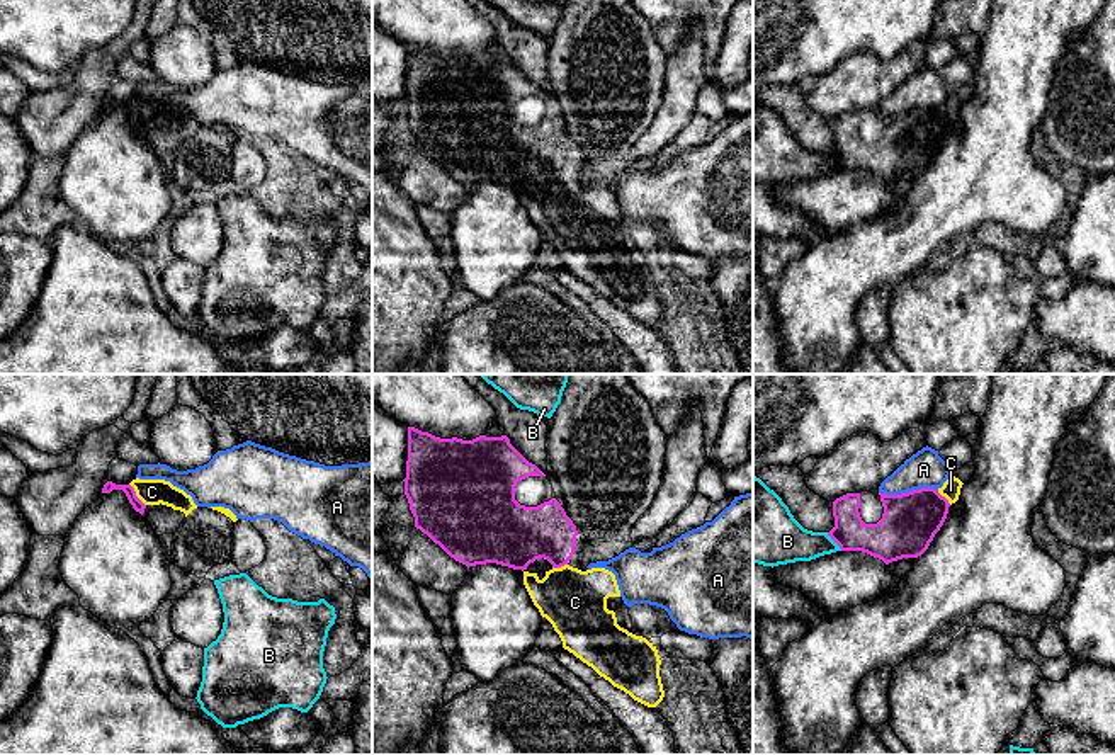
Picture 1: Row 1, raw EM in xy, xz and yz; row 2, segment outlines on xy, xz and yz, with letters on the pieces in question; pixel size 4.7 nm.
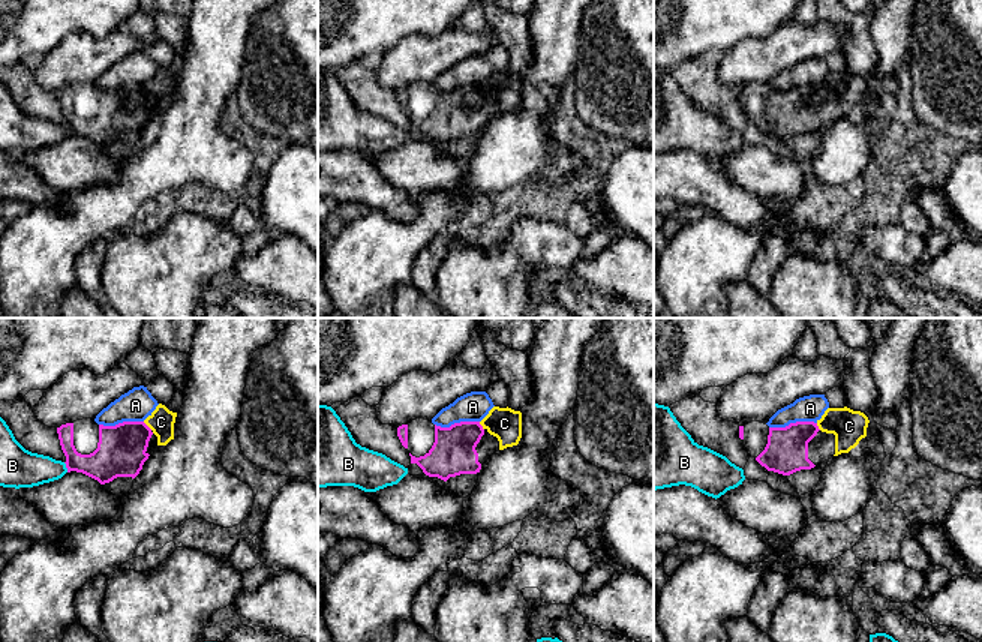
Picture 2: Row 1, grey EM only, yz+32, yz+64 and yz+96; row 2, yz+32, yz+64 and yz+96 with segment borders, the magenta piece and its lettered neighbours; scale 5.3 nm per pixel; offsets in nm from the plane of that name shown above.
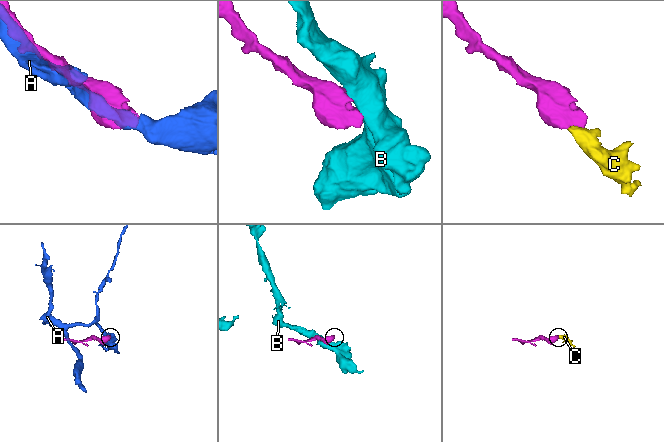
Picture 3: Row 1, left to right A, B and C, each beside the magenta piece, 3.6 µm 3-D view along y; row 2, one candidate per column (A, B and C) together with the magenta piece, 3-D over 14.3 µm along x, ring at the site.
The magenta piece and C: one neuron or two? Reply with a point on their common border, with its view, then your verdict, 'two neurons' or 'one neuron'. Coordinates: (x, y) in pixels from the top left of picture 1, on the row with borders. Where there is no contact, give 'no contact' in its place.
meets magenta in xy at (135, 495); one neuron

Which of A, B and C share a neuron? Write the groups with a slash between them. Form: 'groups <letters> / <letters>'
groups A / B / C

